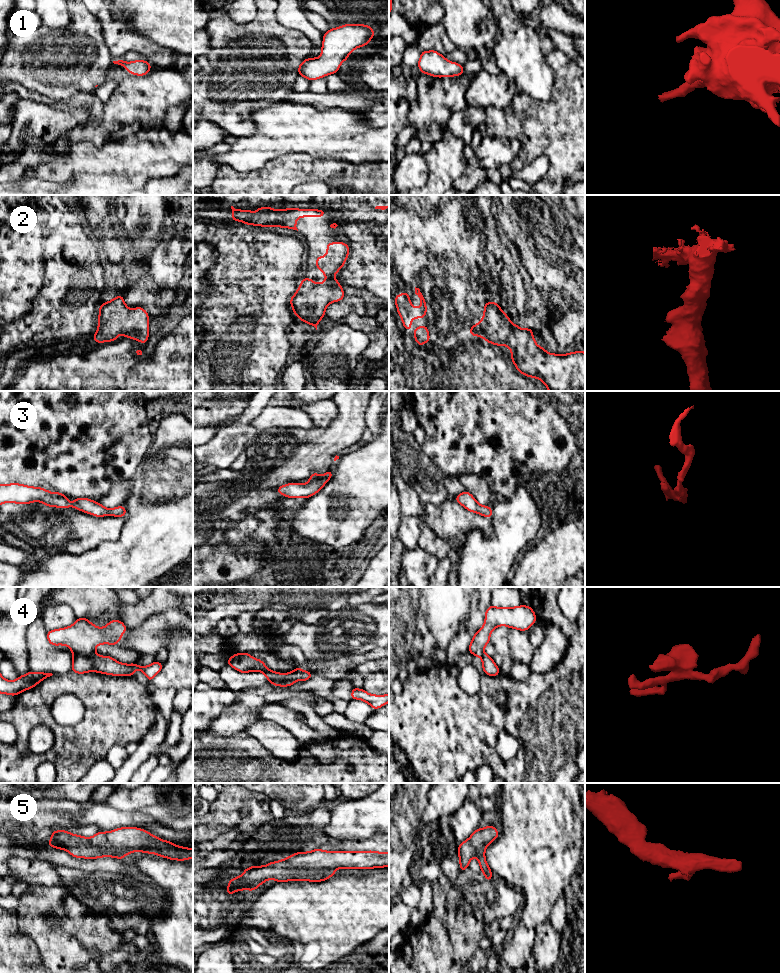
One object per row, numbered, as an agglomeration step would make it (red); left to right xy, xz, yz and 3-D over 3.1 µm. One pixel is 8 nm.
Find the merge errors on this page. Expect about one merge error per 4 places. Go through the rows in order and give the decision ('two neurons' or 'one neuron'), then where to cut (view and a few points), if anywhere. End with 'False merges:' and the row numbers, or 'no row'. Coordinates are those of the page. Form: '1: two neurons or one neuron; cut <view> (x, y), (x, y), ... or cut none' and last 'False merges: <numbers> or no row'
1: one neuron; cut none
2: one neuron; cut none
3: one neuron; cut none
4: one neuron; cut none
5: one neuron; cut none
False merges: no row

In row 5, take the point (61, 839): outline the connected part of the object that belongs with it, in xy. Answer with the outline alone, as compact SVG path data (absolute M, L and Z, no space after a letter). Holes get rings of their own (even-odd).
M117 828L109 832L98 831L87 838L65 830L52 831L48 847L63 849L75 858L95 859L114 857L121 860L135 851L156 854L171 860L184 861L193 858L193 848L176 846L173 842L159 839L144 829Z

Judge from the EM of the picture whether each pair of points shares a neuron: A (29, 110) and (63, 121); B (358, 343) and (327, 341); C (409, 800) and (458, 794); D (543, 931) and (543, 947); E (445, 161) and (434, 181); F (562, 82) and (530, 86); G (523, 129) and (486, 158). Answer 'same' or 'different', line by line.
A: same
B: same
C: different
D: same
E: same
F: different
G: different

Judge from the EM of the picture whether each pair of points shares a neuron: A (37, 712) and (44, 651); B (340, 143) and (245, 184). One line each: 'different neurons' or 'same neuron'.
A: different neurons
B: different neurons

